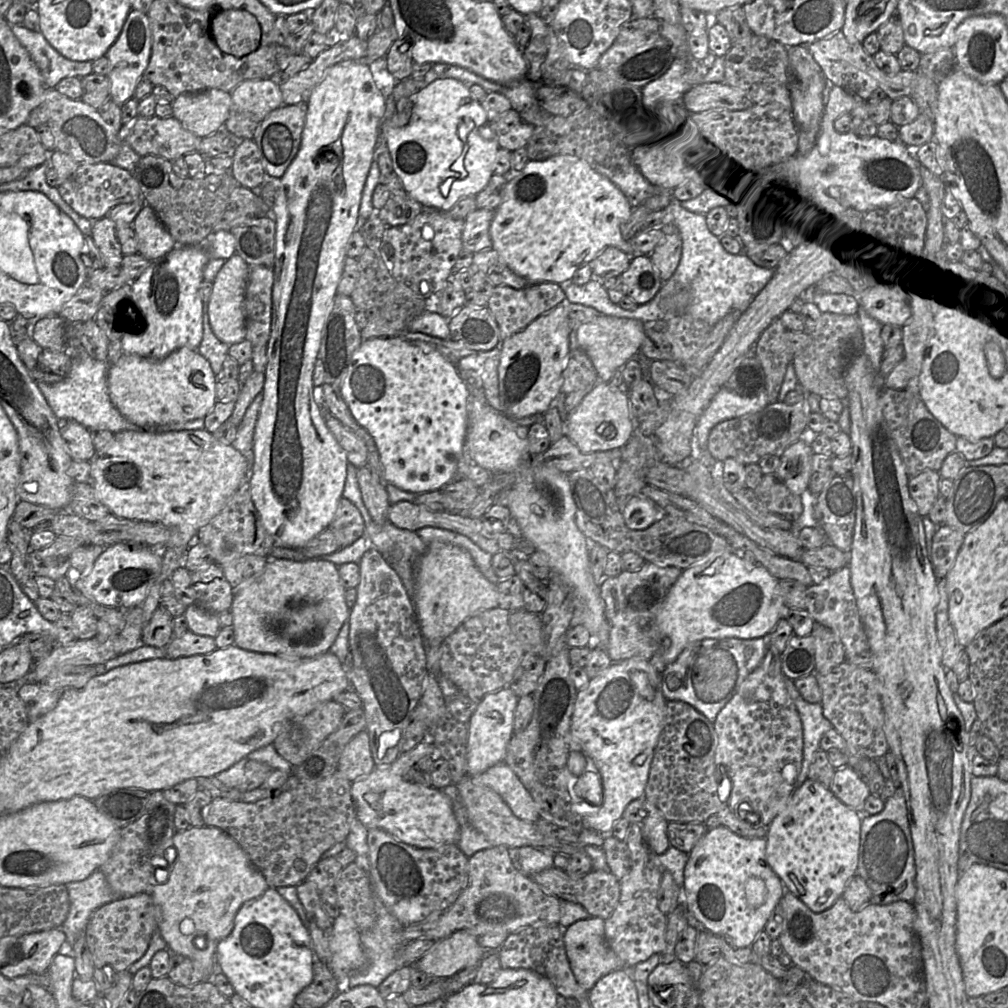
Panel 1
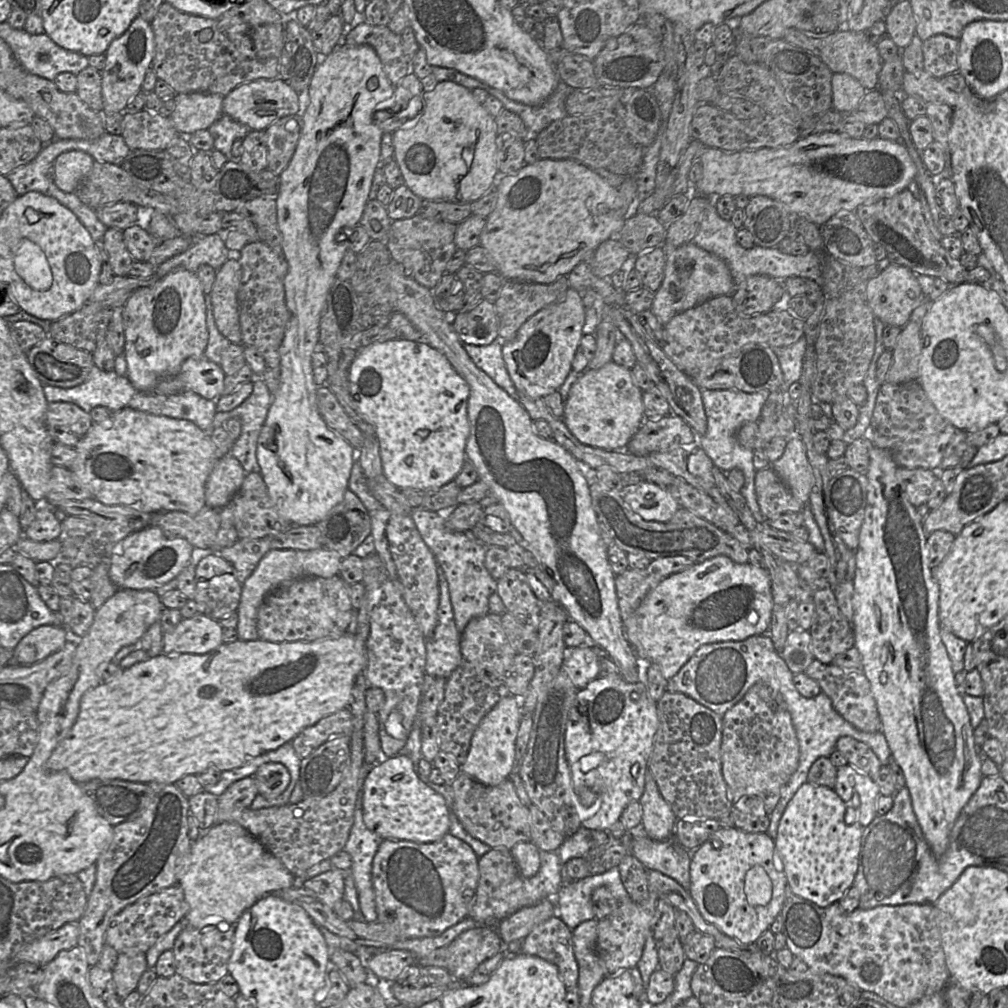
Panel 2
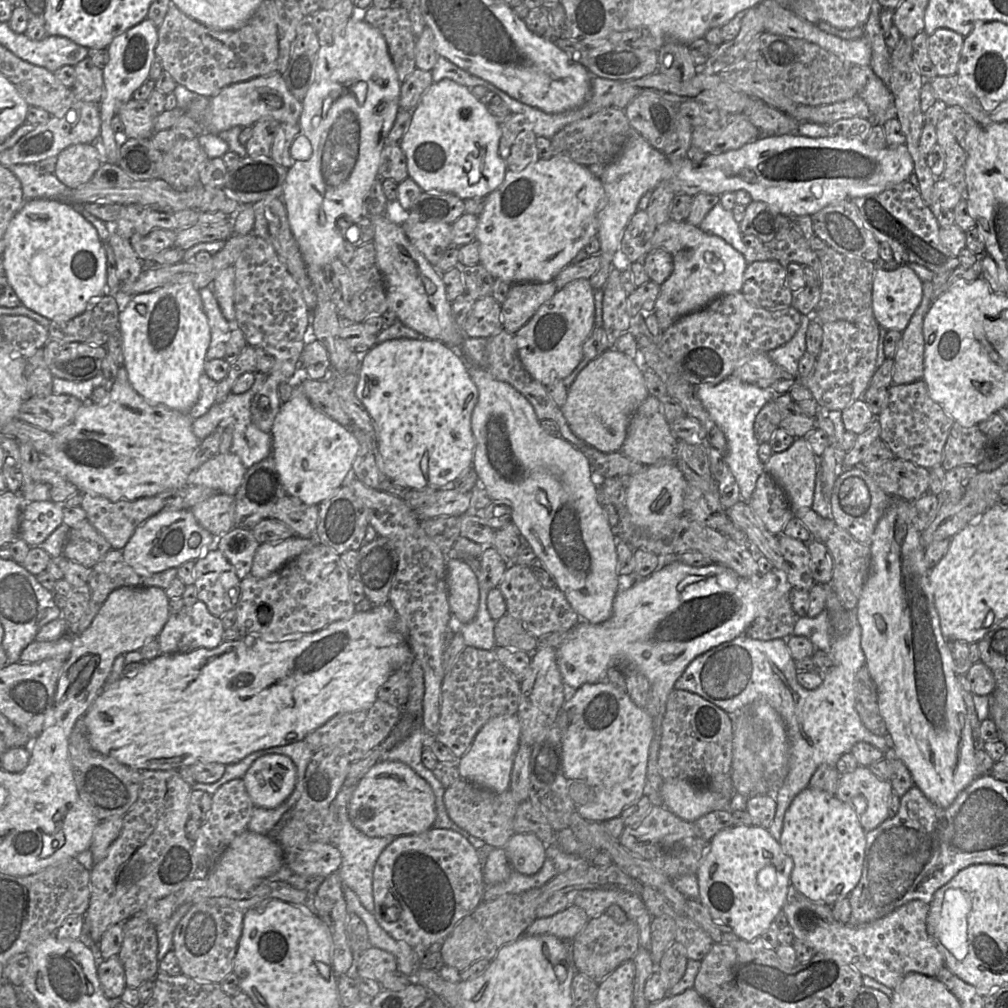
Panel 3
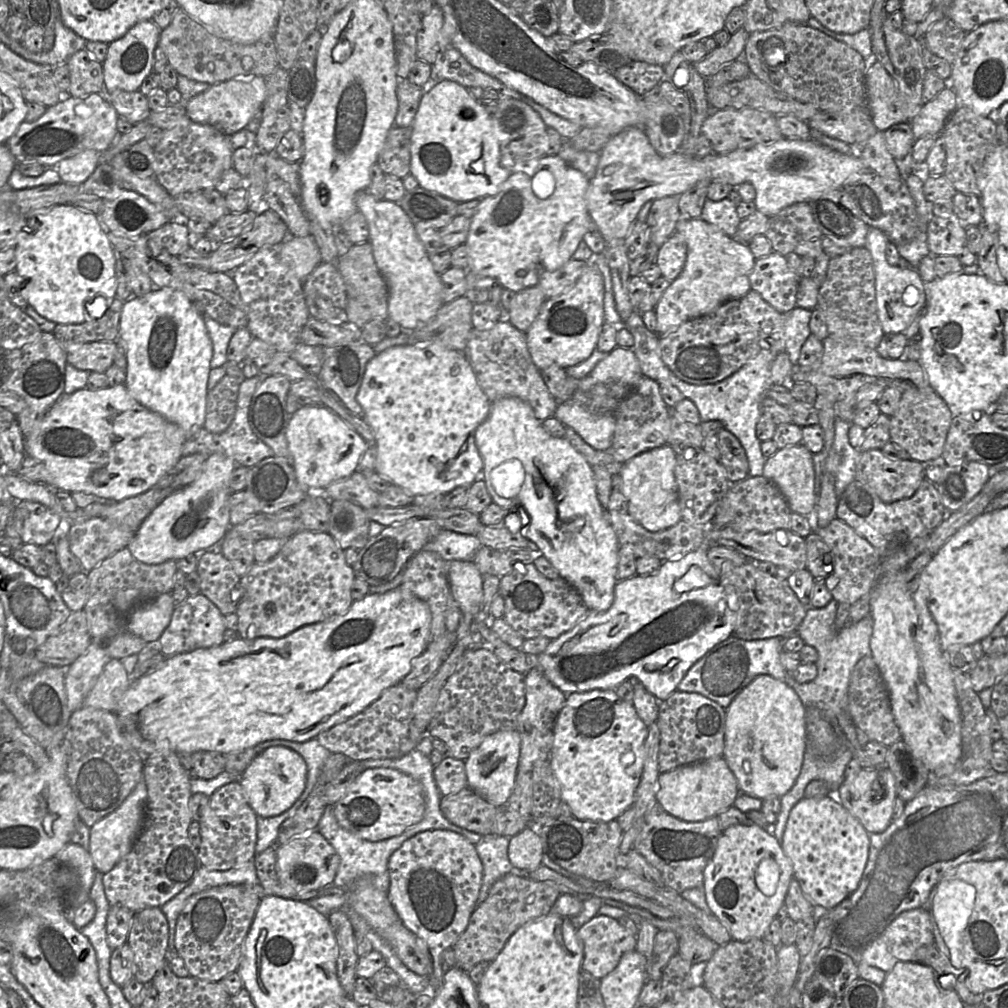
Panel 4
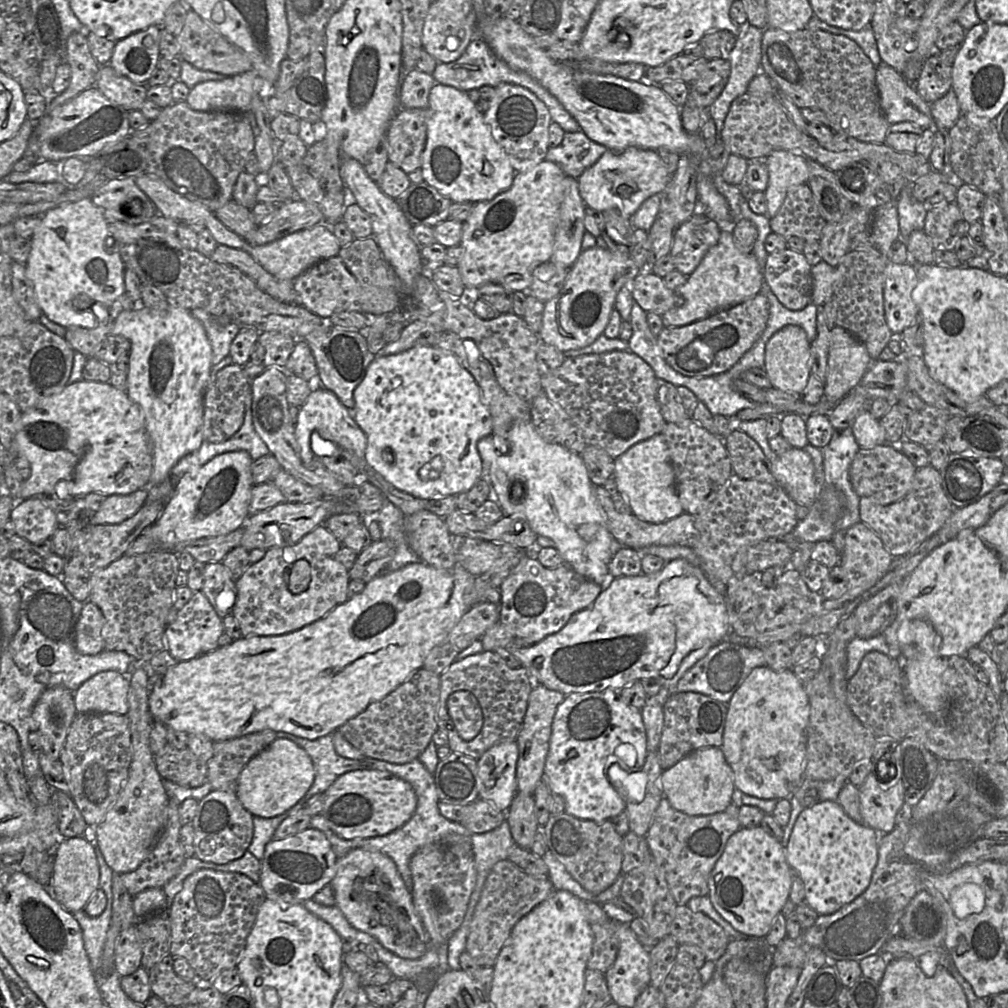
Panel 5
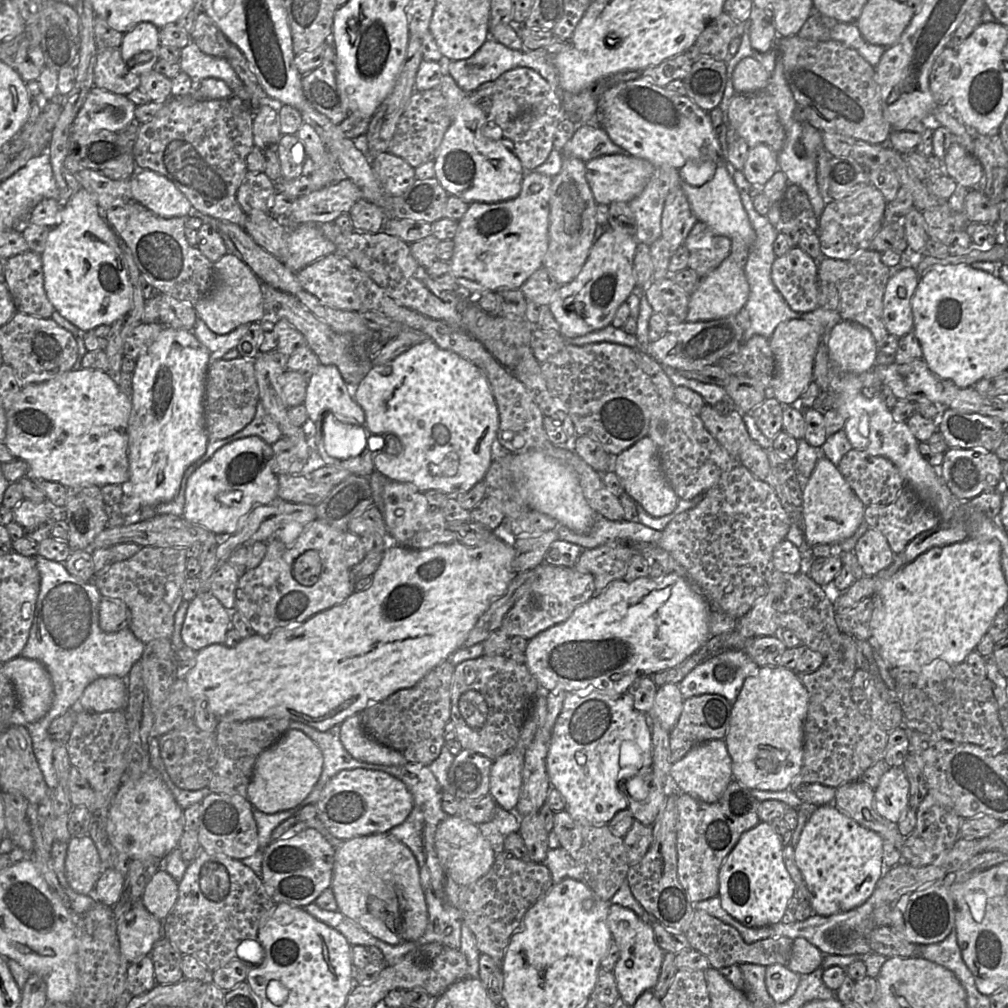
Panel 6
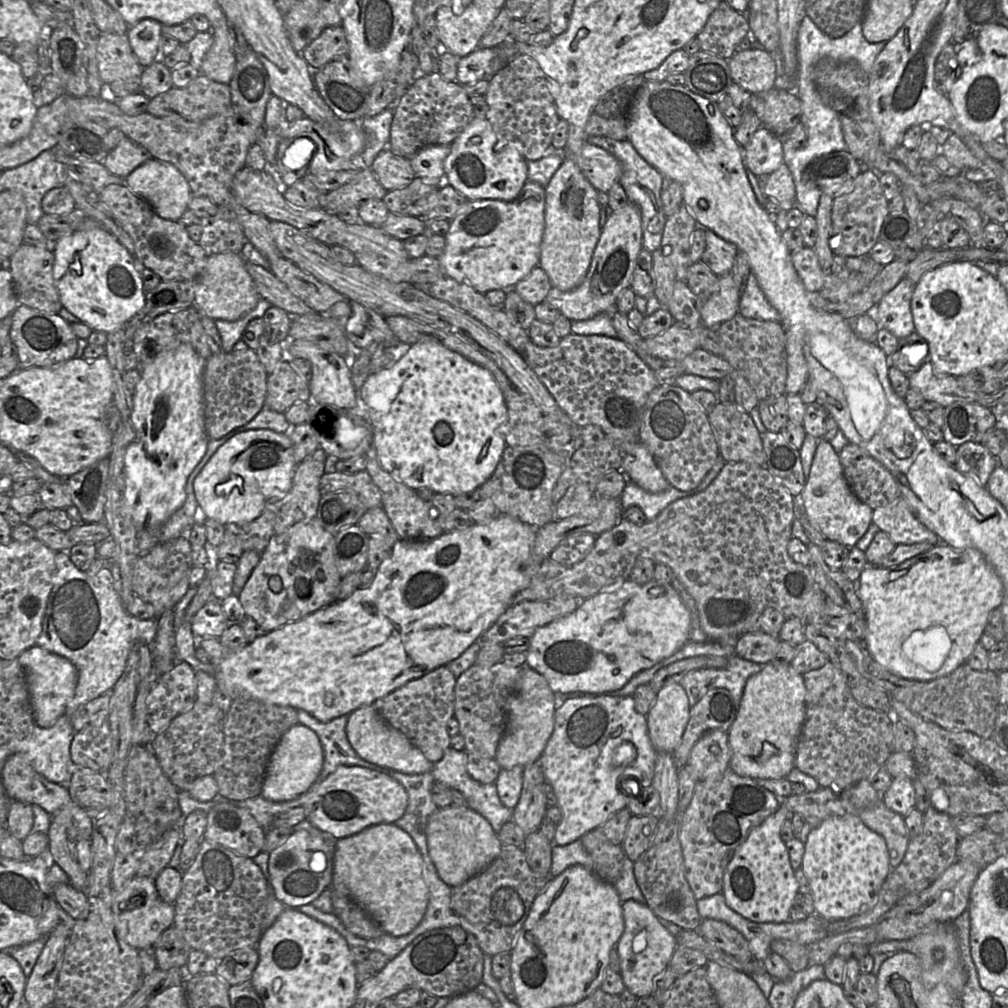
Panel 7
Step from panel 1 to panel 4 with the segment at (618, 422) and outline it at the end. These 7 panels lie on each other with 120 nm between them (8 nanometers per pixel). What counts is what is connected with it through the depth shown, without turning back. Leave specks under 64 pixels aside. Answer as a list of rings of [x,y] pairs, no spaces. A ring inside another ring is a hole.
[[[616,346],[588,375],[579,380],[570,398],[558,403],[554,415],[565,426],[579,434],[592,448],[608,450],[612,444],[616,425],[614,411],[642,377],[640,365],[631,348]]]

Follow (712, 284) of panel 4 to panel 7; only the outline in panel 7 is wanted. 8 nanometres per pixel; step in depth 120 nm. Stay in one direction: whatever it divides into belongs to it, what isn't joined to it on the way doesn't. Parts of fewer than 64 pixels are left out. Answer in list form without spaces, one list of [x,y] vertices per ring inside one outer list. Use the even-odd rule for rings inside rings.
[[[732,274],[719,277],[716,290],[703,302],[701,323],[708,328],[717,328],[739,312],[740,291]]]

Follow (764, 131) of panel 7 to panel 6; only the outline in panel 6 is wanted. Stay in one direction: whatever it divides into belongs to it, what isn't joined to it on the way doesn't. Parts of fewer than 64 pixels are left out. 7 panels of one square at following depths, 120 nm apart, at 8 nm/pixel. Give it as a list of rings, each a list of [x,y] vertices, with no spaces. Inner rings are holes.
[[[759,144],[749,148],[742,171],[750,184],[764,186],[777,170],[777,152],[765,144]]]

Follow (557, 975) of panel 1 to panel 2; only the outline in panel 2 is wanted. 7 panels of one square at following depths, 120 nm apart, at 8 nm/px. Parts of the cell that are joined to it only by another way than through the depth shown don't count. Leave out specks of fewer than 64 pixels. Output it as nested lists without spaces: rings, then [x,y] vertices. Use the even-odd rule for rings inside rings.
[[[558,915],[536,925],[523,939],[520,953],[536,956],[556,965],[566,988],[573,988],[578,984],[573,930]]]

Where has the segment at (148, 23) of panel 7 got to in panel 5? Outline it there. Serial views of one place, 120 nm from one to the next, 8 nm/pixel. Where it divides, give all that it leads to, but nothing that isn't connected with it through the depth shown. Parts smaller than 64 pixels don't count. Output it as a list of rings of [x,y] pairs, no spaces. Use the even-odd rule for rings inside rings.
[[[150,25],[116,42],[109,65],[136,84],[146,81],[157,68],[160,26]]]

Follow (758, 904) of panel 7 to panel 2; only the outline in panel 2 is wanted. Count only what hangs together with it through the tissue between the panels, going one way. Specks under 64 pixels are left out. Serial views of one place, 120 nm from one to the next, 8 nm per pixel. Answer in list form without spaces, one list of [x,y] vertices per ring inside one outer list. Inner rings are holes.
[[[720,827],[700,847],[690,852],[689,893],[704,919],[743,944],[756,943],[782,912],[788,884],[776,859],[774,840],[766,832],[749,833],[735,827]],[[754,865],[761,865],[772,882],[772,898],[766,905],[753,906],[746,898],[745,876]]]

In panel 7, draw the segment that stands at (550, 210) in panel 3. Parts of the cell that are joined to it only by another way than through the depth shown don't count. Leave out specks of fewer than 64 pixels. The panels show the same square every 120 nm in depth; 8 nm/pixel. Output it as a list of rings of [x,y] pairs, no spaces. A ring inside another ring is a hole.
[[[527,181],[512,201],[468,200],[458,215],[449,222],[450,228],[444,236],[446,243],[444,253],[437,257],[445,276],[471,286],[484,295],[496,289],[507,292],[539,265],[545,228],[545,187],[537,182]]]

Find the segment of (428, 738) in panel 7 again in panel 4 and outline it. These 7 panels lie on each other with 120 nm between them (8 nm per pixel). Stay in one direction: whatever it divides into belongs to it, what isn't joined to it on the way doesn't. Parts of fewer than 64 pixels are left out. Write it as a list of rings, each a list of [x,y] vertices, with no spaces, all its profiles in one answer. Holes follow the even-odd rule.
[[[400,684],[392,686],[363,712],[321,732],[315,739],[331,753],[342,753],[350,761],[401,758],[419,744],[419,741],[412,739],[410,733],[412,708],[417,694],[418,691],[407,689]]]

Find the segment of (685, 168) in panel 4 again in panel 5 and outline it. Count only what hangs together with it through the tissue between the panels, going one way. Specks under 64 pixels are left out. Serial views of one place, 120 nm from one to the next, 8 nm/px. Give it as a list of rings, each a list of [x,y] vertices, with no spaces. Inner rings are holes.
[[[629,147],[622,151],[607,150],[579,177],[579,192],[587,208],[605,212],[618,209],[630,218],[641,204],[654,194],[661,193],[672,178],[657,151]],[[786,150],[773,151],[763,159],[768,168],[768,184],[764,191],[766,216],[772,218],[782,205],[788,189],[807,184],[809,170],[807,158]]]

